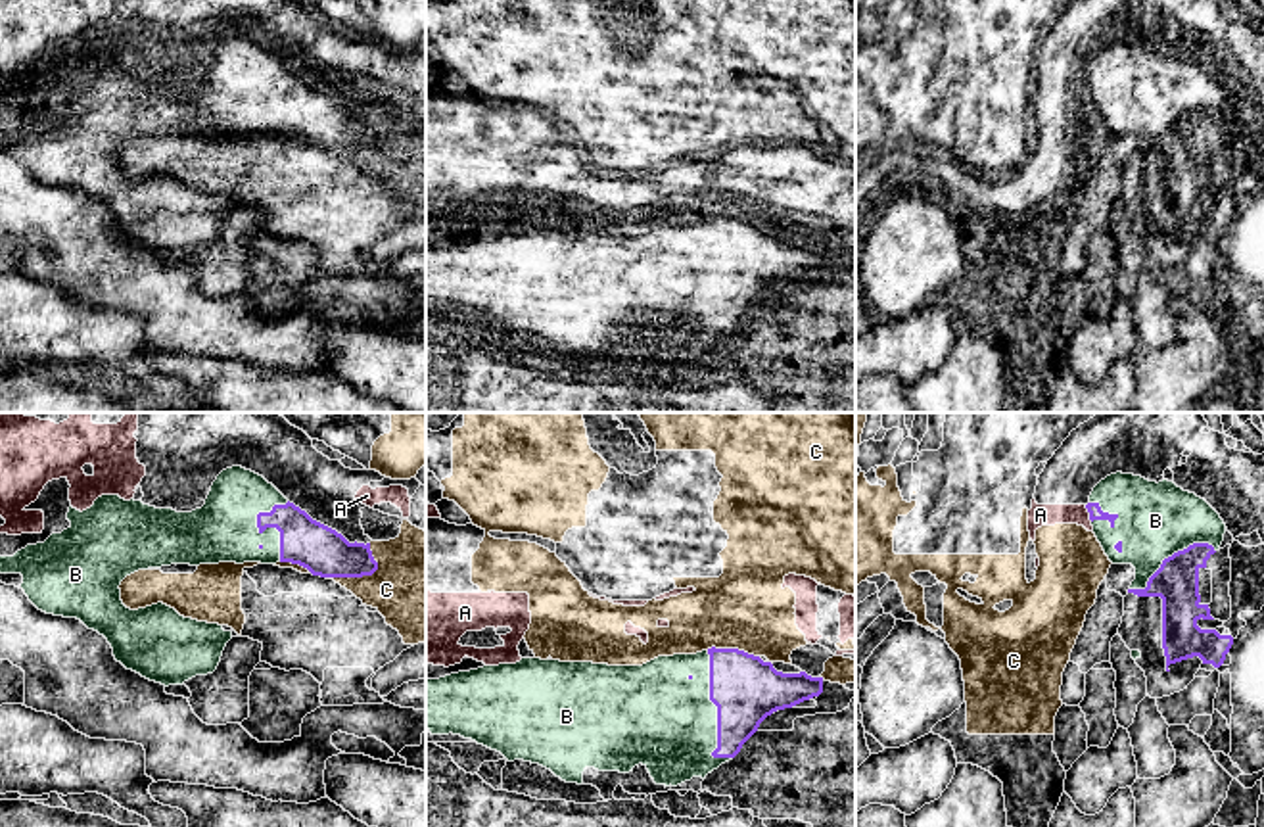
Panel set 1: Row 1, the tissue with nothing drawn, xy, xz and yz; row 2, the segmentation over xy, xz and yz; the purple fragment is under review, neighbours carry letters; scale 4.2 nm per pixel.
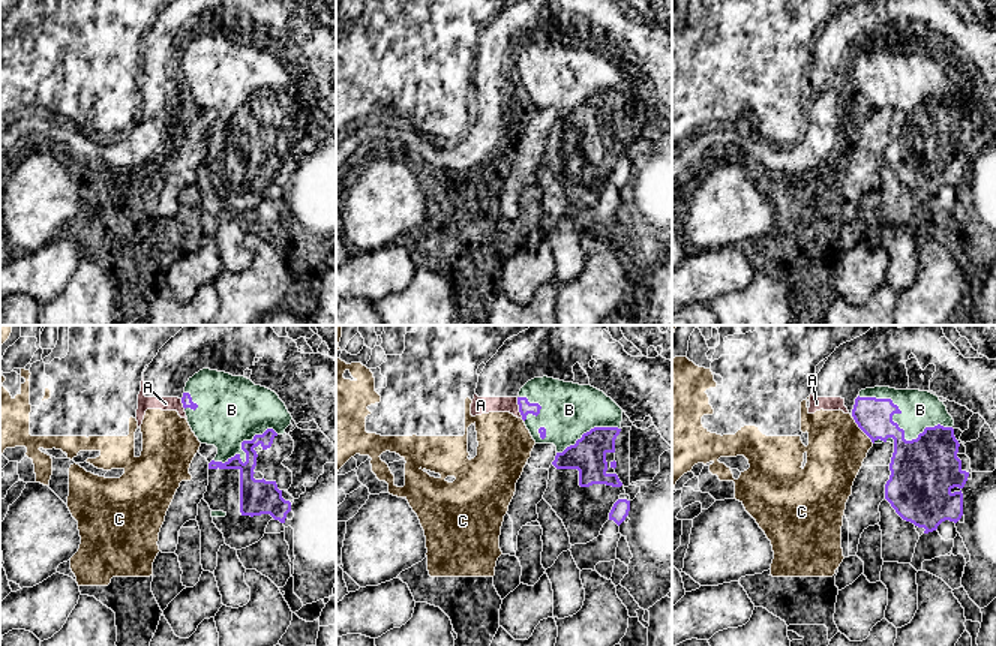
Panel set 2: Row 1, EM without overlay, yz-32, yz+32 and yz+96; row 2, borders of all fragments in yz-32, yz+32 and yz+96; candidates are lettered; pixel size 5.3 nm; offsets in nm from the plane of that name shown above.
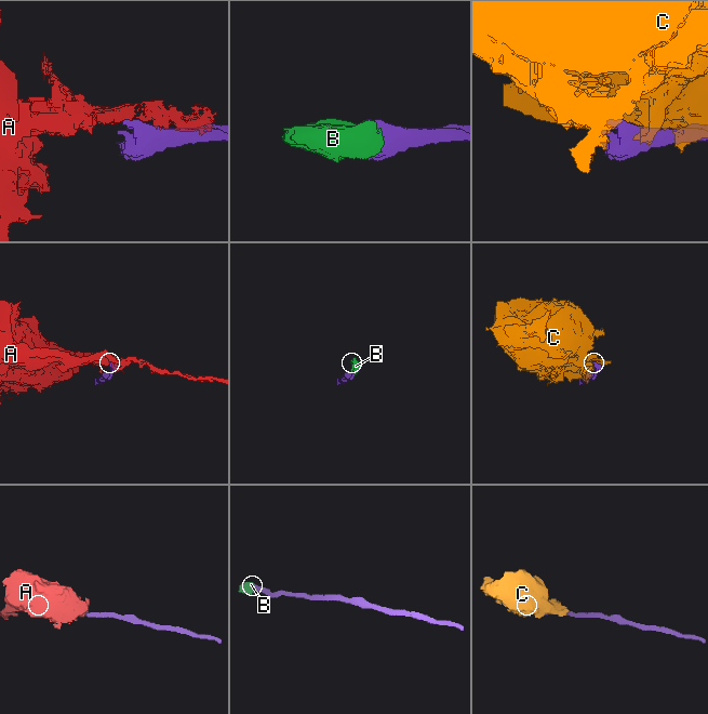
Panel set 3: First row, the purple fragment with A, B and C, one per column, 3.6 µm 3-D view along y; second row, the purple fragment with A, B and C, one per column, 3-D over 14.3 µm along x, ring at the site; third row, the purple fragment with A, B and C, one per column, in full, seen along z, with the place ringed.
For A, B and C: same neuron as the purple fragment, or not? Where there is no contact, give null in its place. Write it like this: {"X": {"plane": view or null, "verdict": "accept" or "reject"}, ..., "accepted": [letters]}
{"A": {"plane": "yz", "verdict": "reject"}, "B": {"plane": "xz", "verdict": "accept"}, "C": {"plane": "xy", "verdict": "reject"}, "accepted": ["B"]}

